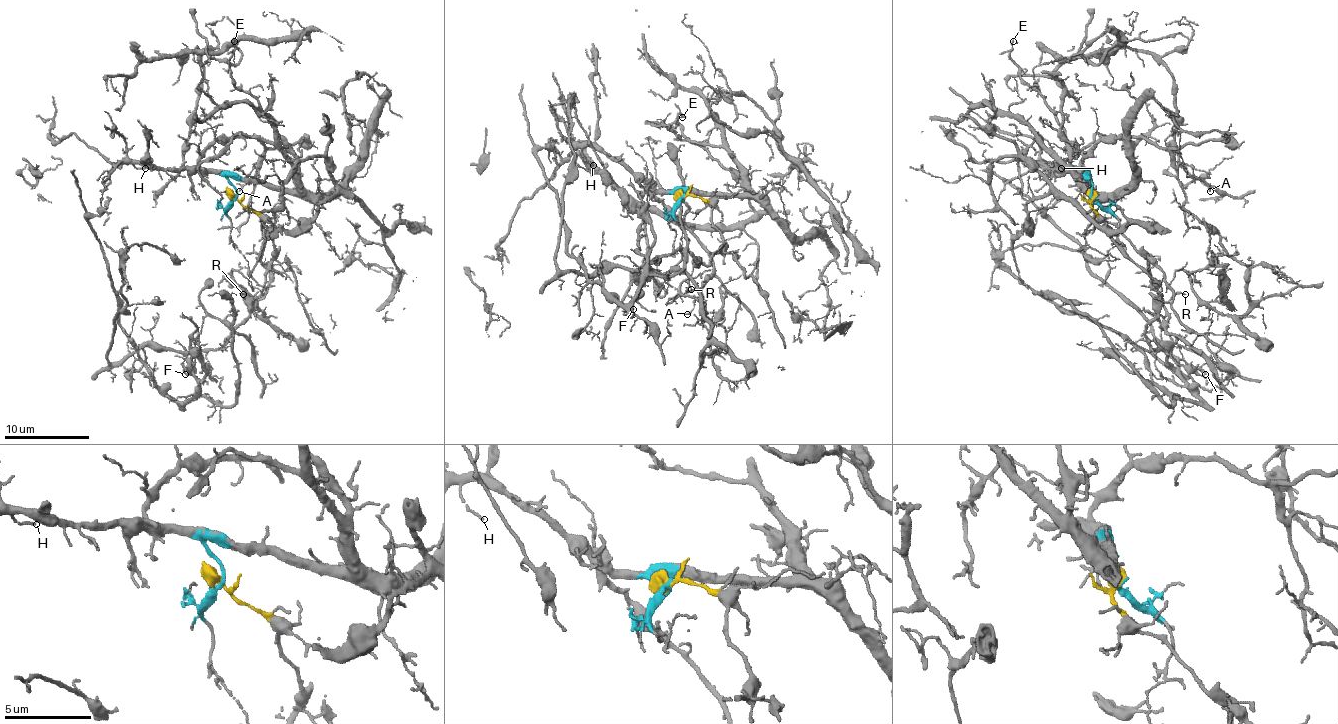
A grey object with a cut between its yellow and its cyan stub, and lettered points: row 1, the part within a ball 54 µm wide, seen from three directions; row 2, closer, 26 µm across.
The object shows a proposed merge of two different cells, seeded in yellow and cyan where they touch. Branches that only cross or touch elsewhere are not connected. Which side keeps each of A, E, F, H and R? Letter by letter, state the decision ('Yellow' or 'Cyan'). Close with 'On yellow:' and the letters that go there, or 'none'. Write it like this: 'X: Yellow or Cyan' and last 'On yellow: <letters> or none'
A: Cyan
E: Cyan
F: Yellow
H: Cyan
R: Yellow
On yellow: F, R

